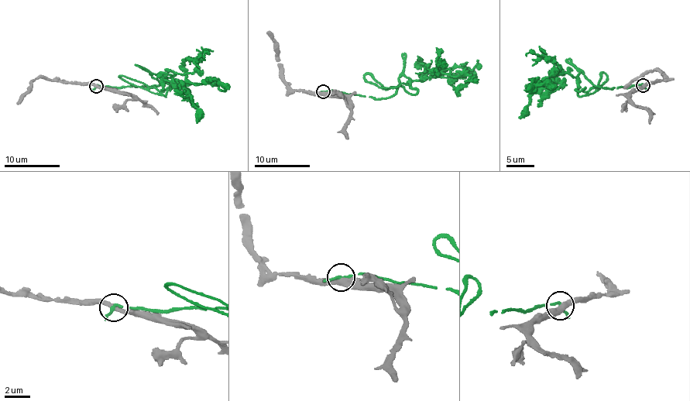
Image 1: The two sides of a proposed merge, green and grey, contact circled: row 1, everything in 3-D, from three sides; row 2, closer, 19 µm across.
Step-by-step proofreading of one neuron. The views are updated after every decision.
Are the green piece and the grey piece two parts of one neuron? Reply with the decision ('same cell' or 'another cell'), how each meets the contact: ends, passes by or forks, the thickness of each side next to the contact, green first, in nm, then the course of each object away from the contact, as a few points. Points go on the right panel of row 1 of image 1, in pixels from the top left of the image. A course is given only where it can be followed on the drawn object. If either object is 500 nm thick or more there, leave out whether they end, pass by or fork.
another cell; green ends there; grey passes by; 300 nm thick on the green side, 420 nm on the other; green runs (643, 85), (604, 89), (581, 72), (571, 77), (566, 73), (550, 76), (543, 83), (533, 80), (557, 87); grey runs (643, 85), (664, 80), (660, 71), (647, 70), (632, 80), (626, 88)

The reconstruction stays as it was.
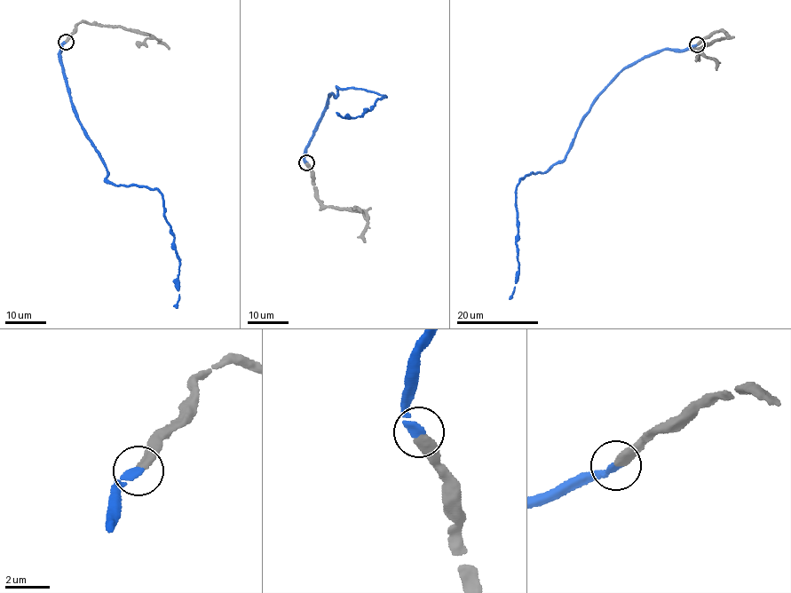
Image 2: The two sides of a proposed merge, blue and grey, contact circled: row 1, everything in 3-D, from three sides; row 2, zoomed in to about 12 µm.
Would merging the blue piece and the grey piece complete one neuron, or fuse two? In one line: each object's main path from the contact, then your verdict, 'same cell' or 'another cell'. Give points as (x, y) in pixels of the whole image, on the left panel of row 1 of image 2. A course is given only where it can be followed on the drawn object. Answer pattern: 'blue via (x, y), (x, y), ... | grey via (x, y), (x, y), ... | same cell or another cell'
blue via (66, 42), (58, 52), (75, 115), (106, 168), (106, 180), (157, 189), (163, 201), (180, 262), (176, 307) | grey via (66, 42), (79, 22), (87, 21), (145, 32), (170, 49) | same cell

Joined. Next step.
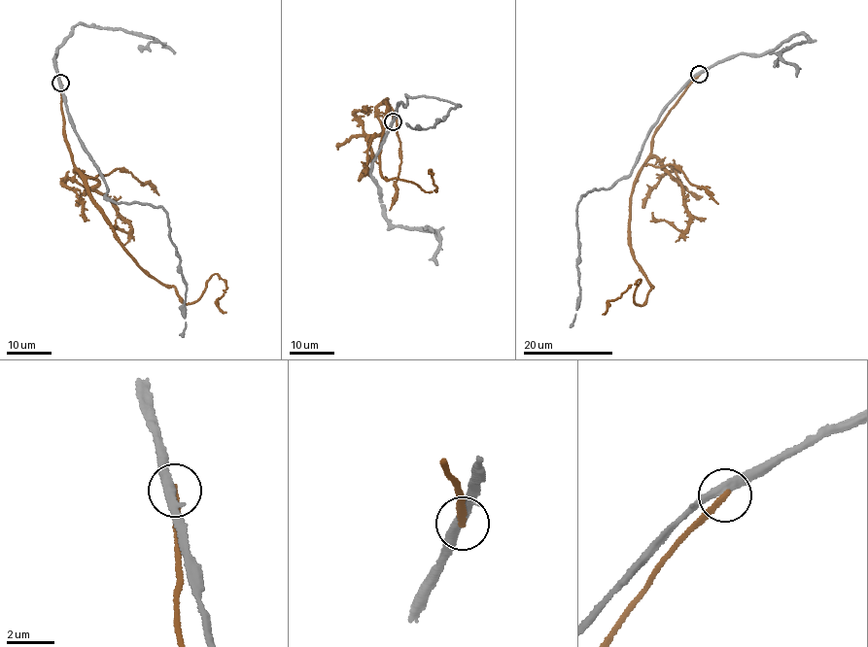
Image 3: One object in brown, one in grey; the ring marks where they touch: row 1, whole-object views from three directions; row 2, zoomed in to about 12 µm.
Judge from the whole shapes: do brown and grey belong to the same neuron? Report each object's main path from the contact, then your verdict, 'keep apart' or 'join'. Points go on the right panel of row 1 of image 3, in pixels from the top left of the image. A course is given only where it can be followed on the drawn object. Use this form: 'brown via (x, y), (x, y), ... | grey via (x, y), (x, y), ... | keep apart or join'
brown via (700, 74), (656, 131), (630, 198), (632, 254), (653, 288), (636, 305), (639, 279), (602, 315) | grey via (699, 74), (661, 113), (632, 172), (607, 188), (589, 190), (581, 195), (576, 227), (579, 303), (570, 326) | keep apart

